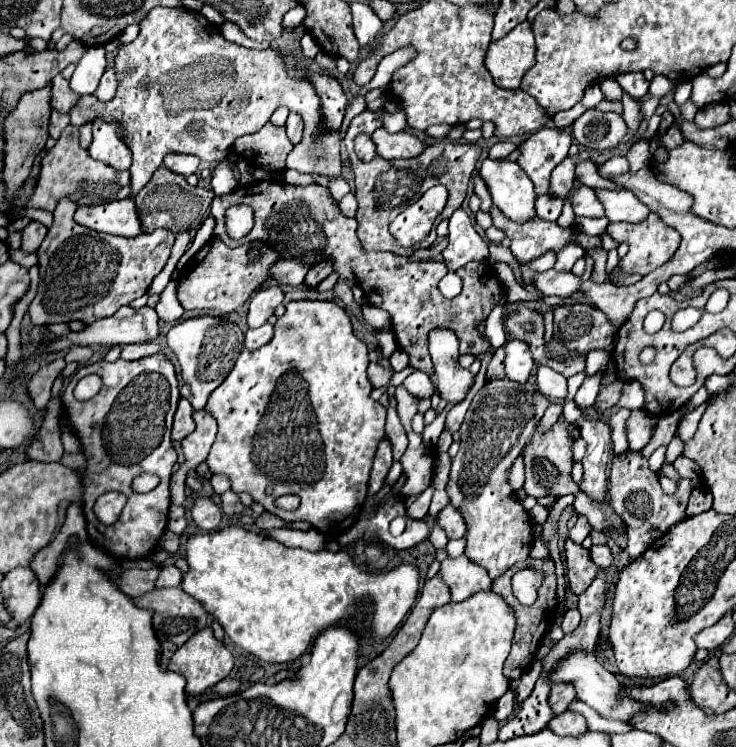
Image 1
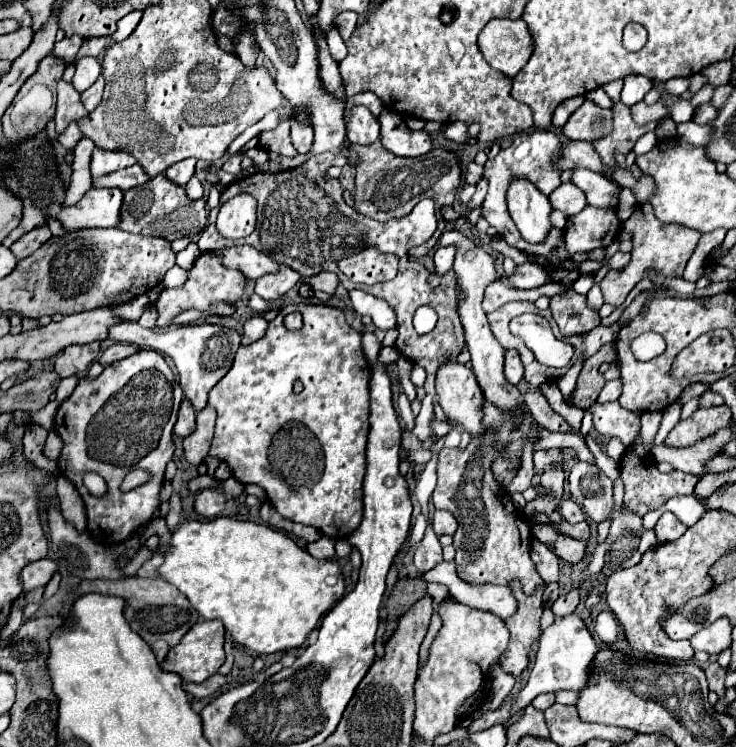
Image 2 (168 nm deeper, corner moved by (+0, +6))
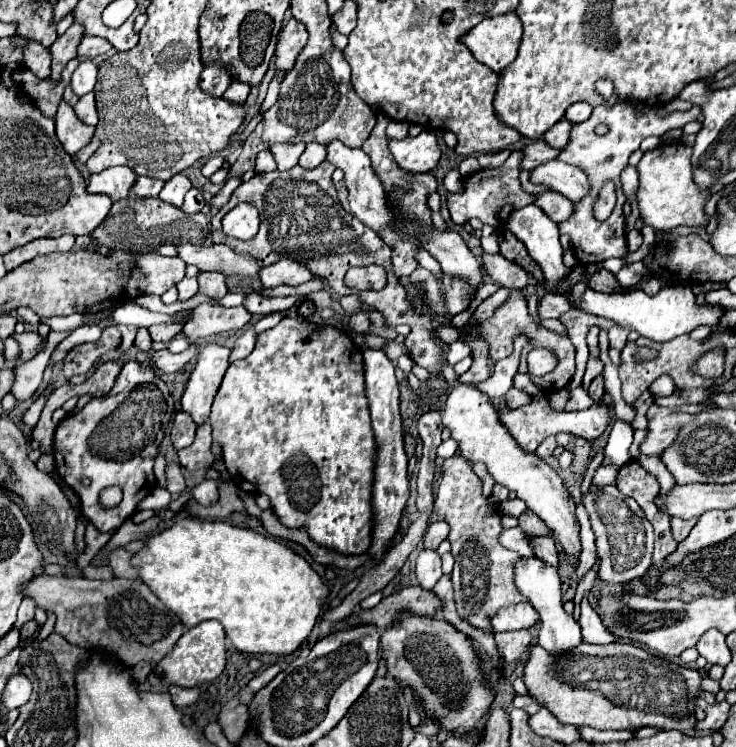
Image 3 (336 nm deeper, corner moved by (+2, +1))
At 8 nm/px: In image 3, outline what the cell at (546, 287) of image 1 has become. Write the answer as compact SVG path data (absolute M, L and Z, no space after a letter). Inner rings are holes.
M483 254L483 268L493 278L493 282L503 288L521 290L527 286L529 274L521 266L505 260L501 254Z

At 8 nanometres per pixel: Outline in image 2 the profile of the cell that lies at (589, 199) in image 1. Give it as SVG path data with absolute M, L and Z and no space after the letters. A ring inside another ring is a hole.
M569 181L567 183L561 183L551 195L549 195L549 201L551 201L551 207L565 213L567 217L583 211L583 207L587 205L581 189L575 189L575 185L571 185Z

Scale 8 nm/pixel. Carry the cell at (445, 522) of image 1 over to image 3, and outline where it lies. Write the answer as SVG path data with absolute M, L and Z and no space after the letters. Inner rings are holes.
M445 520L441 522L435 522L427 528L425 536L423 536L423 542L425 542L425 548L431 548L431 550L437 550L437 546L447 538L449 534L449 524Z

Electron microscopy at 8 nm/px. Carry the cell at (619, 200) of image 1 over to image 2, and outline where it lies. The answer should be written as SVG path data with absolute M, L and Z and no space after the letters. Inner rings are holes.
M575 169L571 173L571 183L577 185L585 197L587 203L593 207L603 207L603 205L615 205L617 207L617 197L619 197L619 187L605 179L601 173L589 171L589 169Z

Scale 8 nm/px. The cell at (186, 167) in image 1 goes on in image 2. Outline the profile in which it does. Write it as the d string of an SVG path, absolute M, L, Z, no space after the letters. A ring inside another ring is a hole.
M183 159L183 161L175 163L175 165L171 165L171 169L167 169L165 177L167 177L169 181L173 181L175 185L185 187L185 185L187 185L187 181L193 177L195 163L197 163L195 159Z

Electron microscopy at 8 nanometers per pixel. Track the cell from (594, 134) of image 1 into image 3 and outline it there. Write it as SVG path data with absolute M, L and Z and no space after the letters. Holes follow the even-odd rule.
M565 118L561 120L561 122L557 122L547 134L545 134L545 142L547 144L553 144L555 148L565 148L567 146L567 142L569 142L569 134L571 134L571 126L569 126L569 122L565 122Z

